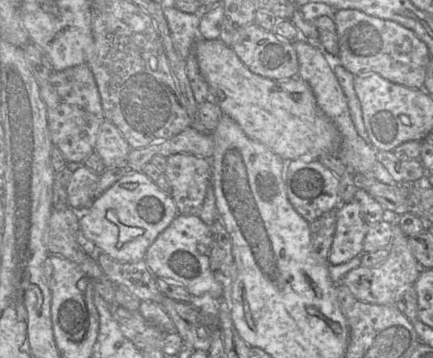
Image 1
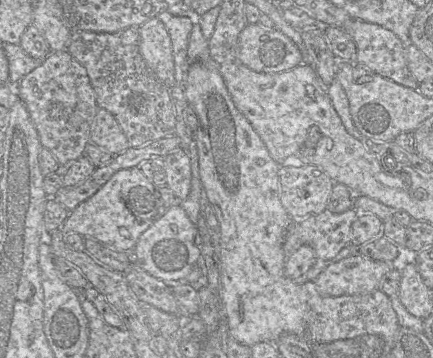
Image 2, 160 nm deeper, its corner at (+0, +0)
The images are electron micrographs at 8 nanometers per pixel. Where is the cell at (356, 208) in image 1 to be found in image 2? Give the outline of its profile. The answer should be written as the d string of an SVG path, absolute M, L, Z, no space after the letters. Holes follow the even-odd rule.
M351 208L343 213L332 213L328 210L320 214L305 217L300 221L293 221L288 226L283 250L288 257L303 245L311 246L318 260L330 260L334 258L344 247L350 244L350 232L353 221L359 212Z

